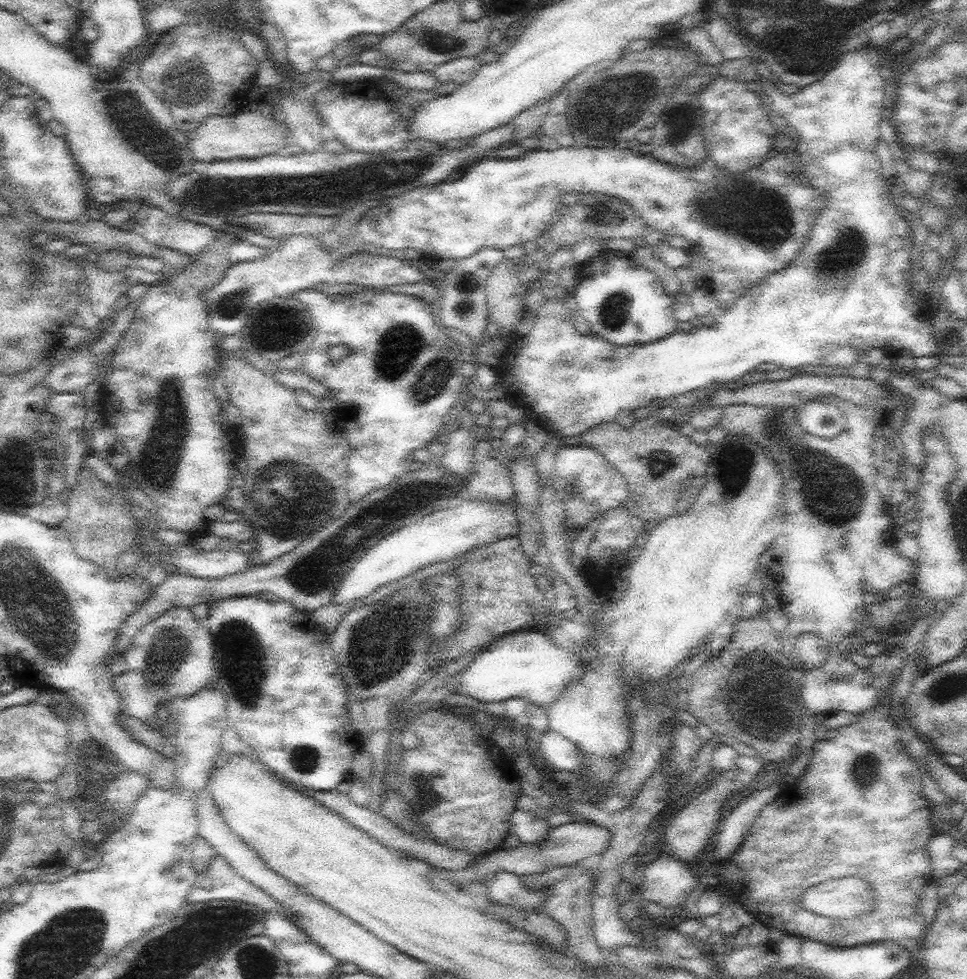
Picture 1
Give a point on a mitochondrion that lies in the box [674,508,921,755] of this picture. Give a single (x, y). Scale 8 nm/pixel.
(748, 671)

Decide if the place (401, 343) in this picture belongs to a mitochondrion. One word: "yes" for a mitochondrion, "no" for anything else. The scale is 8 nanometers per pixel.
yes

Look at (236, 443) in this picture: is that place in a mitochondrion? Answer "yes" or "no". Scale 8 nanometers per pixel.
no

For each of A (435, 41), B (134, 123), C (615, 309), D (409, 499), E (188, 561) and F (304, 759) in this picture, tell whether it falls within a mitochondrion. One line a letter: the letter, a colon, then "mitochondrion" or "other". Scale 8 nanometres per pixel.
A: mitochondrion
B: mitochondrion
C: mitochondrion
D: mitochondrion
E: other
F: mitochondrion

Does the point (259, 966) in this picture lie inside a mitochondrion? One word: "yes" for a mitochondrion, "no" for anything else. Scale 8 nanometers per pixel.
yes

